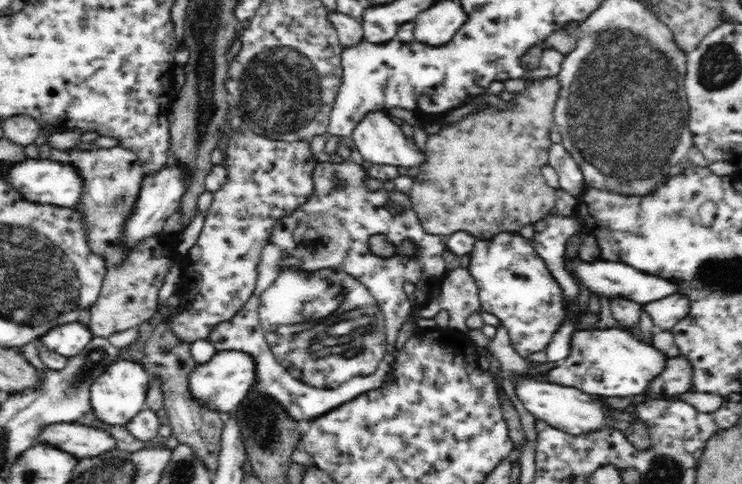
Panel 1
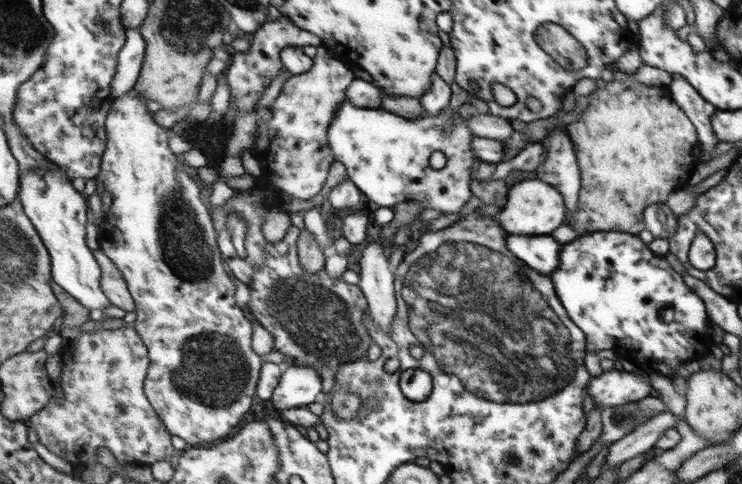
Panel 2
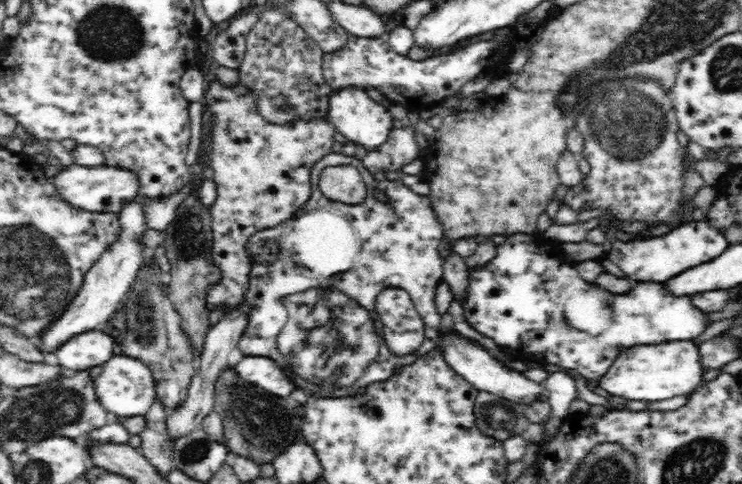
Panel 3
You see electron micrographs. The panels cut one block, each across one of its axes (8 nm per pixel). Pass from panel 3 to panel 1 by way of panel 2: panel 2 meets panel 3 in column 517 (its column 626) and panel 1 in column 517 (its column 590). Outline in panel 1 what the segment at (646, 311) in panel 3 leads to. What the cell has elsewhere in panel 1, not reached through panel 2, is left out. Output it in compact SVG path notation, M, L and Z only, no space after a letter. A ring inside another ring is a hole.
M503 232L492 239L482 239L470 253L467 269L479 288L480 304L501 322L508 331L512 346L520 356L530 357L534 352L544 350L552 334L567 319L566 303L562 287L552 276L546 261L538 255L530 239L520 233Z

